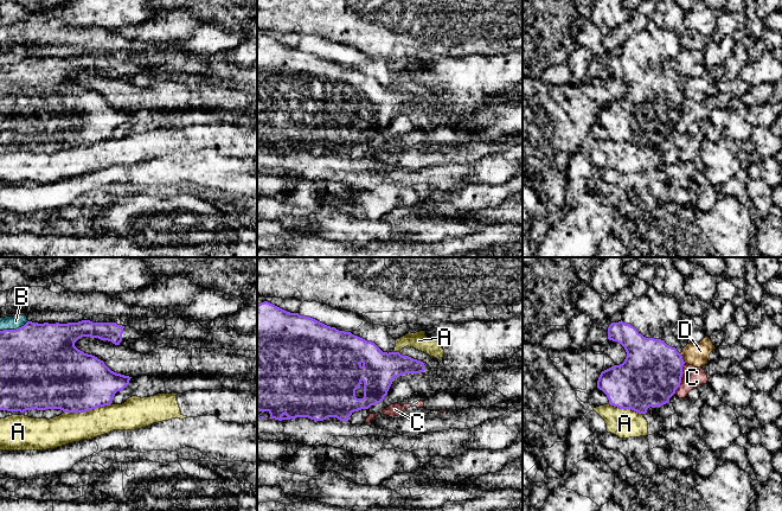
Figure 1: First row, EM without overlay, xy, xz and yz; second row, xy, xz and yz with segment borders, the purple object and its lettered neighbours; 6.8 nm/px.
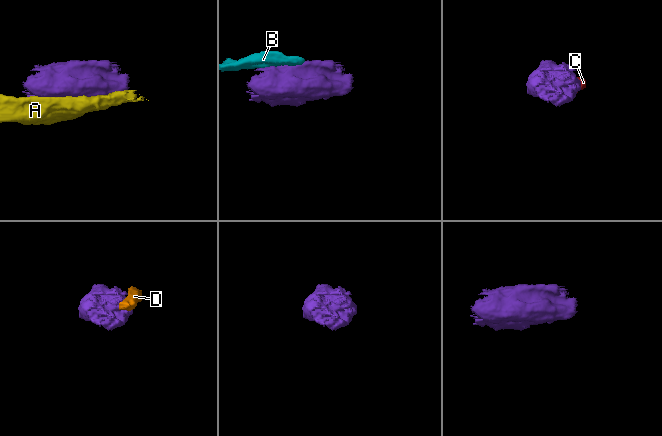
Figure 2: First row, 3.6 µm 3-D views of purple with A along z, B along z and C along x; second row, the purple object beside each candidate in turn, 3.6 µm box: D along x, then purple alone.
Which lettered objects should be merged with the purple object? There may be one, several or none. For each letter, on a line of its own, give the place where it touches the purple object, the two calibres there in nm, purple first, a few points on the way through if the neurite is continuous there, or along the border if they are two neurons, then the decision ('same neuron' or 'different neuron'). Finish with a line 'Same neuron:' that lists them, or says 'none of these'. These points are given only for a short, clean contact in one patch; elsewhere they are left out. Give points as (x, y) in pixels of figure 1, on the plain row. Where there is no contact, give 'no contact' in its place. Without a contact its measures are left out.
A: contact xy (87, 145); calibres 420 and 200 nm; different neuron
B: contact xy (13, 64); calibres 480 and 100 nm; different neuron
C: contact yz (680, 113); calibres 400 and 140 nm; border yz (684, 97), (680, 120), (674, 127); different neuron
D: contact yz (681, 93); calibres 400 and 160 nm; different neuron
Same neuron: none of these

